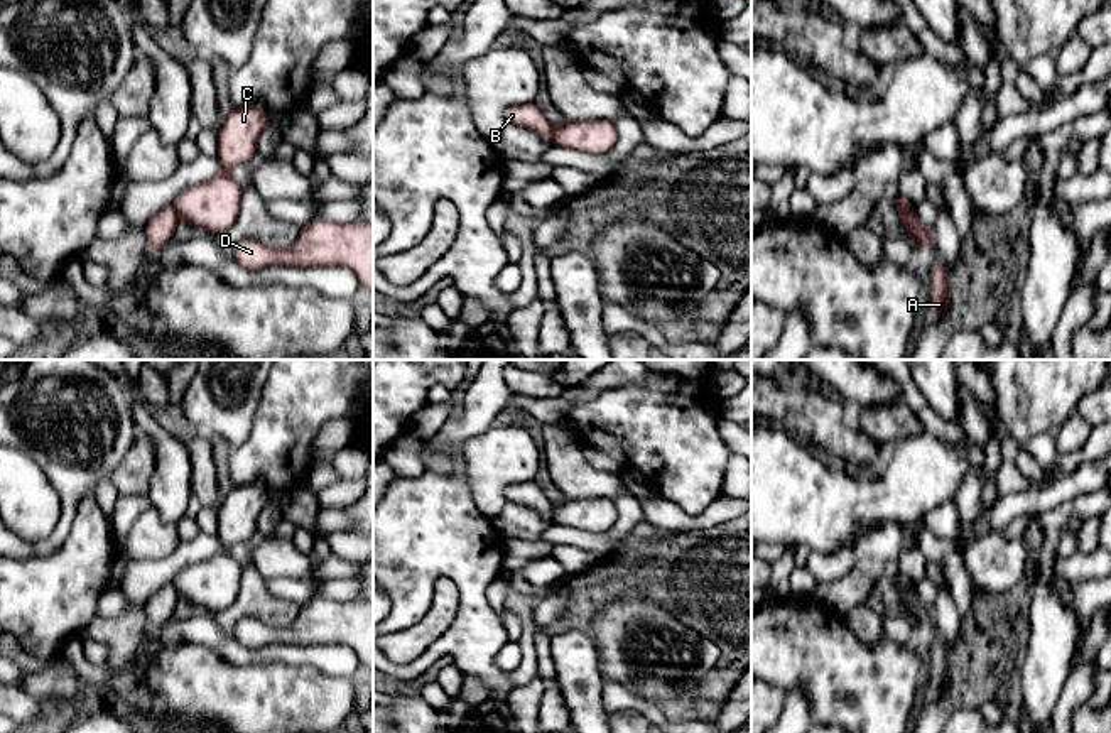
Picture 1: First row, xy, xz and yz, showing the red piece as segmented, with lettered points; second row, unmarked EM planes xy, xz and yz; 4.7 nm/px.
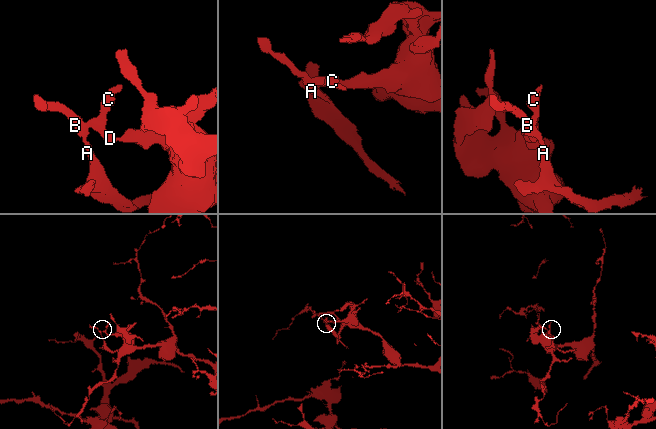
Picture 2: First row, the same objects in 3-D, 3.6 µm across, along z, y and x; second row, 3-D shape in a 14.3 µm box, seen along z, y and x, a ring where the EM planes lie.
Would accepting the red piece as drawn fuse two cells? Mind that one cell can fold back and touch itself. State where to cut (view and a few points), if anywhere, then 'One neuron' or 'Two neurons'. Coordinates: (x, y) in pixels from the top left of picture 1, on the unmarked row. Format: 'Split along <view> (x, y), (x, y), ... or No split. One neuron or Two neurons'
Split along xz (554, 507), (552, 521). Two neurons

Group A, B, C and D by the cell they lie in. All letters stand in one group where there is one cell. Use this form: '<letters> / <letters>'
A B / C D

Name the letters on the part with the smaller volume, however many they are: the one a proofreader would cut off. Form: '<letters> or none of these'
A, B

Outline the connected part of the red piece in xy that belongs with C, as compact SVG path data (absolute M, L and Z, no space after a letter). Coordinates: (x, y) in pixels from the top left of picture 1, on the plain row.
M257 483L235 485L225 495L218 513L221 549L208 561L186 566L172 581L179 596L187 598L209 613L228 608L238 589L243 566L228 552L235 544L250 542L257 519L268 503L268 491Z

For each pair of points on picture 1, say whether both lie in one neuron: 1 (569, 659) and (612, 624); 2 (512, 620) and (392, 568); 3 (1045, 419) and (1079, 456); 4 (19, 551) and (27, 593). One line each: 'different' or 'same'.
1: different
2: different
3: different
4: different

